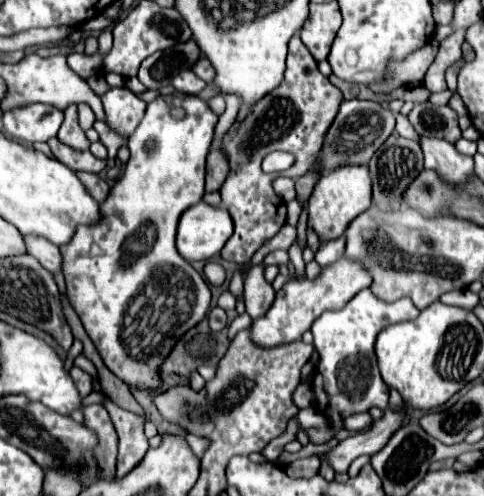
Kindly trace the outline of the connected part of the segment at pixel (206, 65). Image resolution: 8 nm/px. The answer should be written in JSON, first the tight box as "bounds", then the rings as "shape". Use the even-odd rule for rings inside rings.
{"bounds":[192,57,214,83],"shape":[[[200,57],[200,61],[192,67],[192,71],[200,77],[200,79],[204,79],[206,83],[210,83],[214,77],[212,77],[212,73],[214,73],[214,69],[212,69],[212,65],[210,65],[210,61],[206,59],[206,57]]]}

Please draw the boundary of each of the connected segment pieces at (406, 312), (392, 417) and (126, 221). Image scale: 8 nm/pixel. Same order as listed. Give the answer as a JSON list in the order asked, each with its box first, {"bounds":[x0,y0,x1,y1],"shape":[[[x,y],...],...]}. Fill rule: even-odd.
[{"bounds":[306,289,418,445],"shape":[[[362,289],[356,293],[342,311],[326,311],[312,323],[314,333],[314,347],[320,355],[314,377],[312,377],[312,391],[314,401],[318,403],[316,409],[324,415],[326,427],[312,427],[306,429],[308,441],[314,445],[328,443],[334,439],[338,431],[344,427],[336,427],[336,411],[342,419],[364,413],[370,407],[388,407],[388,385],[382,381],[376,355],[374,355],[374,341],[376,335],[394,323],[400,321],[412,321],[418,317],[418,309],[408,297],[402,297],[394,303],[384,303],[372,295],[370,289]]]},{"bounds":[318,405,408,473],"shape":[[[402,405],[402,409],[398,411],[386,411],[384,417],[380,421],[374,421],[370,429],[350,435],[326,453],[318,453],[320,461],[328,461],[336,473],[346,473],[356,457],[378,453],[384,447],[384,443],[388,443],[392,433],[400,427],[406,409],[408,405]]]},{"bounds":[60,93,218,391],"shape":[[[172,93],[168,97],[158,97],[156,101],[148,103],[148,109],[146,109],[146,115],[142,119],[142,123],[138,125],[138,129],[132,133],[132,137],[128,139],[128,149],[130,149],[130,159],[126,163],[126,169],[122,173],[122,177],[114,183],[112,187],[112,193],[108,193],[106,201],[100,203],[100,221],[96,221],[96,225],[80,225],[76,227],[76,233],[72,235],[72,241],[68,245],[60,245],[60,251],[62,251],[62,257],[64,257],[64,279],[66,279],[66,293],[68,293],[68,299],[70,299],[70,305],[74,307],[74,311],[78,313],[88,337],[92,339],[94,347],[98,349],[104,365],[118,377],[122,379],[128,387],[132,389],[140,389],[140,391],[158,391],[160,385],[162,385],[162,379],[160,379],[160,365],[164,363],[164,357],[168,357],[168,353],[172,351],[172,345],[176,345],[176,341],[192,327],[196,327],[208,313],[210,309],[210,301],[212,301],[212,295],[210,295],[210,289],[208,289],[208,283],[202,279],[202,275],[176,251],[176,245],[174,245],[174,237],[176,237],[176,225],[178,225],[178,219],[180,215],[196,205],[202,195],[204,195],[204,167],[206,167],[206,155],[208,155],[208,147],[212,143],[212,135],[214,135],[214,125],[216,125],[218,117],[208,109],[206,101],[202,101],[200,97],[196,95],[186,95],[186,93]],[[174,107],[182,107],[186,111],[186,117],[184,119],[174,119],[170,115],[170,111]]]}]

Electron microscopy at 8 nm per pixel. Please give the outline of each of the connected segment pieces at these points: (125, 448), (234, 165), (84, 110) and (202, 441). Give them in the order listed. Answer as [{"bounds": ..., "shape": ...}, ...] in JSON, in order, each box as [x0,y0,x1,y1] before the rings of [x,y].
[{"bounds":[102,395,148,479],"shape":[[[104,395],[102,405],[110,413],[110,419],[112,419],[116,433],[118,433],[118,439],[120,439],[118,471],[116,471],[116,477],[120,479],[126,473],[130,473],[148,451],[148,439],[144,435],[144,417],[140,417],[132,411],[120,409],[106,395]]]},{"bounds":[220,35,344,265],"shape":[[[294,35],[288,43],[288,67],[282,85],[262,97],[256,105],[242,105],[246,111],[244,121],[240,125],[236,123],[224,135],[222,151],[230,159],[230,175],[224,181],[220,195],[222,205],[234,221],[234,237],[224,245],[220,253],[222,259],[236,265],[250,263],[252,255],[280,231],[286,223],[286,203],[272,189],[272,181],[278,173],[264,173],[260,163],[272,151],[292,151],[294,165],[292,169],[280,171],[280,175],[292,179],[302,177],[312,167],[312,161],[316,163],[324,133],[332,125],[342,101],[344,97],[340,89],[318,71],[316,59],[304,47],[300,37]]]},{"bounds":[78,103,96,131],"shape":[[[80,103],[80,105],[78,105],[78,115],[80,115],[80,127],[82,127],[84,131],[86,131],[86,129],[92,129],[92,125],[94,125],[96,117],[94,117],[94,113],[92,113],[90,105]]]},{"bounds":[186,435,210,457],"shape":[[[188,435],[186,439],[188,439],[188,443],[190,443],[190,449],[192,449],[192,451],[194,451],[198,457],[202,457],[202,455],[206,453],[206,449],[210,447],[210,439],[206,439],[206,437]]]}]

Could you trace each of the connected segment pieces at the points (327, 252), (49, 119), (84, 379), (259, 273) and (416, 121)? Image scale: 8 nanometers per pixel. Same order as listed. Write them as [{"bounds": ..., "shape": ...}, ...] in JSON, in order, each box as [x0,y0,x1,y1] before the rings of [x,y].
[{"bounds":[316,235,346,267],"shape":[[[342,235],[340,239],[322,243],[322,245],[320,245],[320,251],[316,253],[316,261],[318,261],[318,265],[328,267],[328,265],[332,265],[334,261],[338,261],[338,259],[344,255],[344,247],[346,247],[346,239],[344,239],[344,235]]]},{"bounds":[2,105,64,145],"shape":[[[26,105],[24,109],[14,109],[4,113],[2,123],[8,137],[32,145],[34,141],[48,141],[54,137],[62,125],[64,111],[52,105]]]},{"bounds":[70,365,92,397],"shape":[[[76,365],[72,367],[70,375],[72,375],[72,381],[74,381],[80,397],[86,397],[92,391],[92,377],[86,371],[82,371],[80,367],[76,367]]]},{"bounds":[244,265,274,319],"shape":[[[254,265],[244,279],[246,313],[252,319],[260,319],[272,307],[272,301],[274,301],[274,289],[270,283],[264,281],[262,265]]]},{"bounds":[408,103,460,143],"shape":[[[418,103],[408,115],[412,127],[418,135],[446,139],[448,143],[456,143],[460,139],[458,115],[448,105],[438,107],[434,103]]]}]

